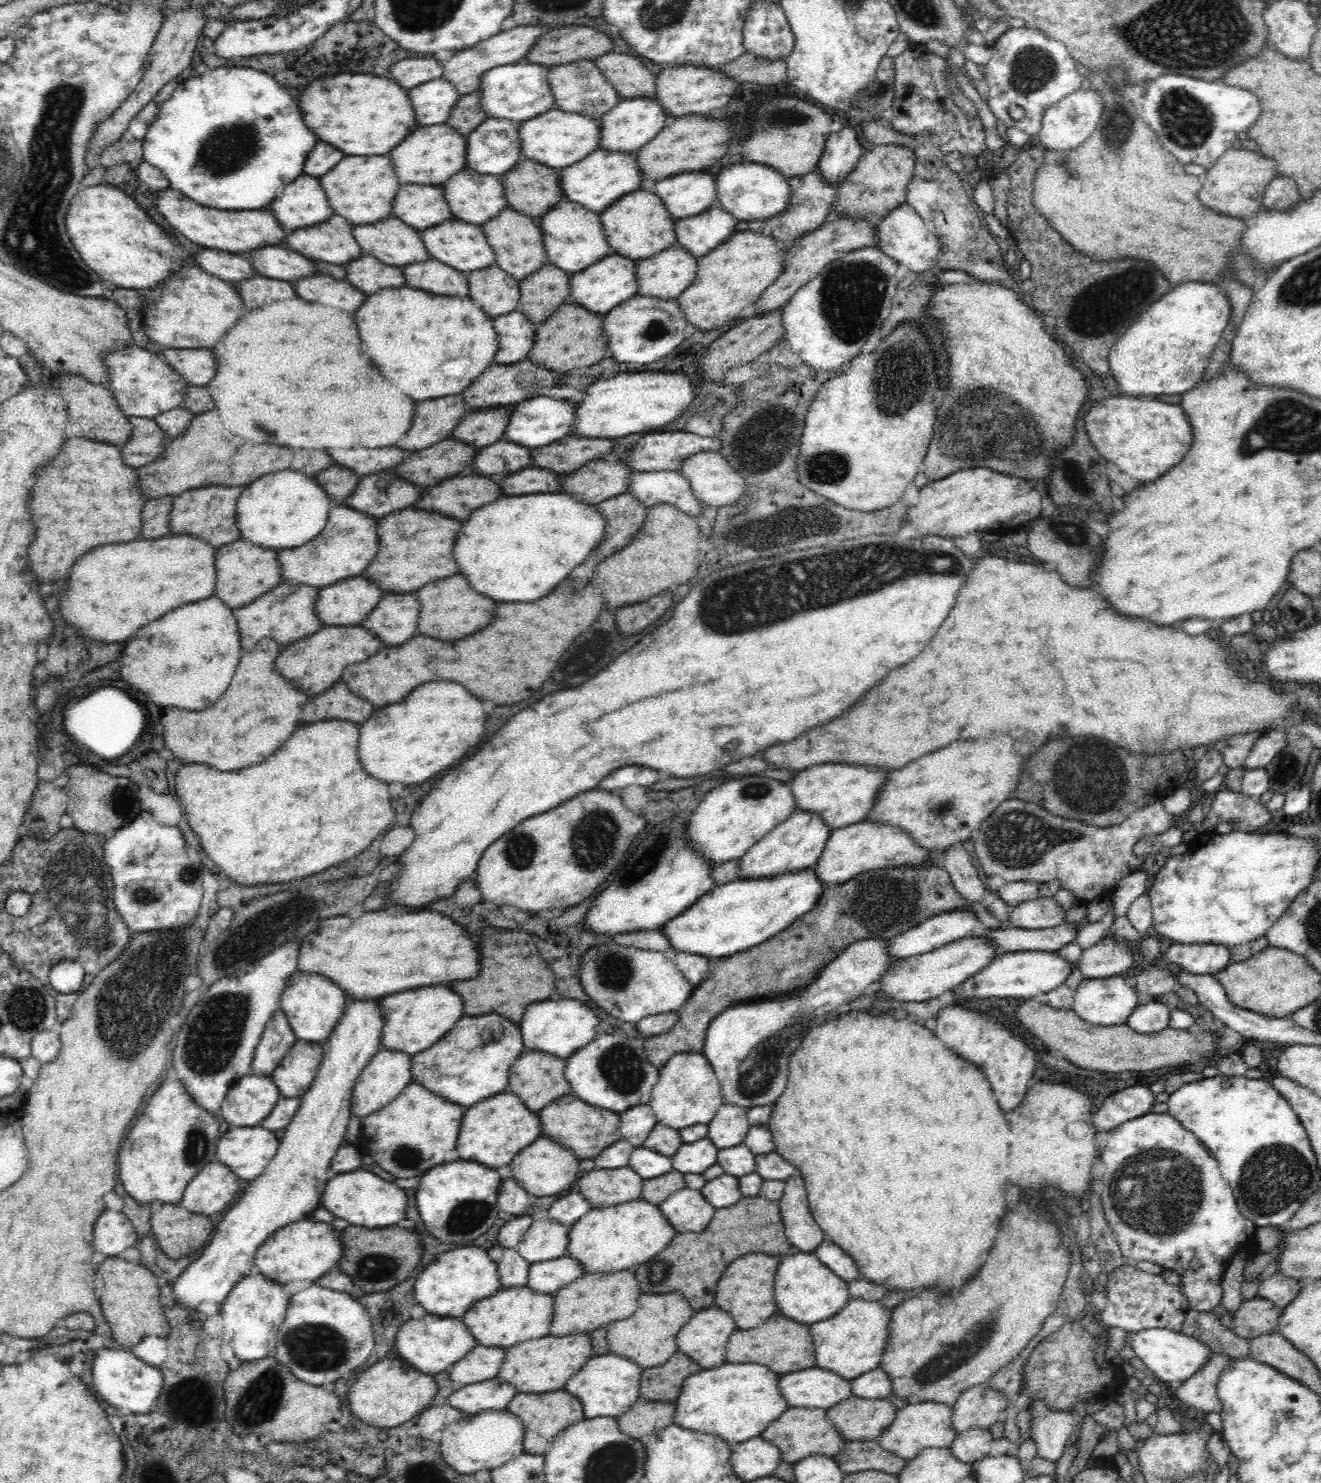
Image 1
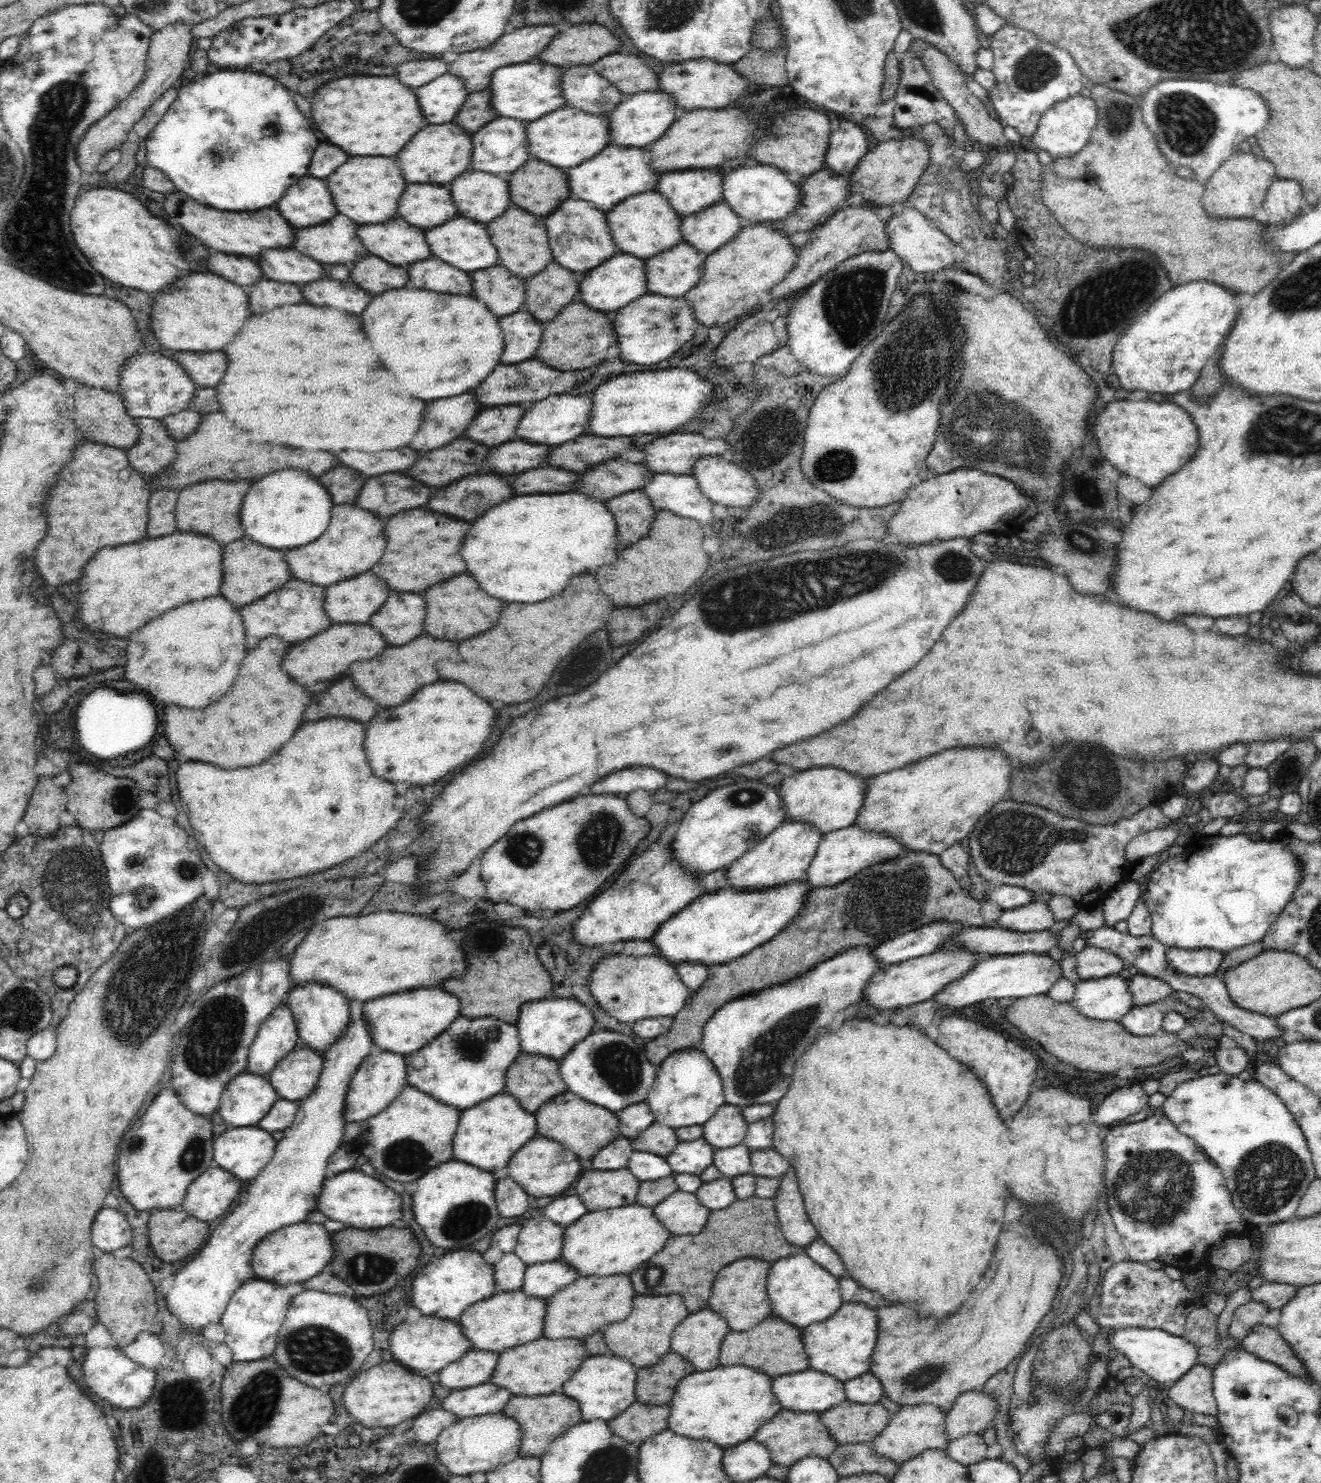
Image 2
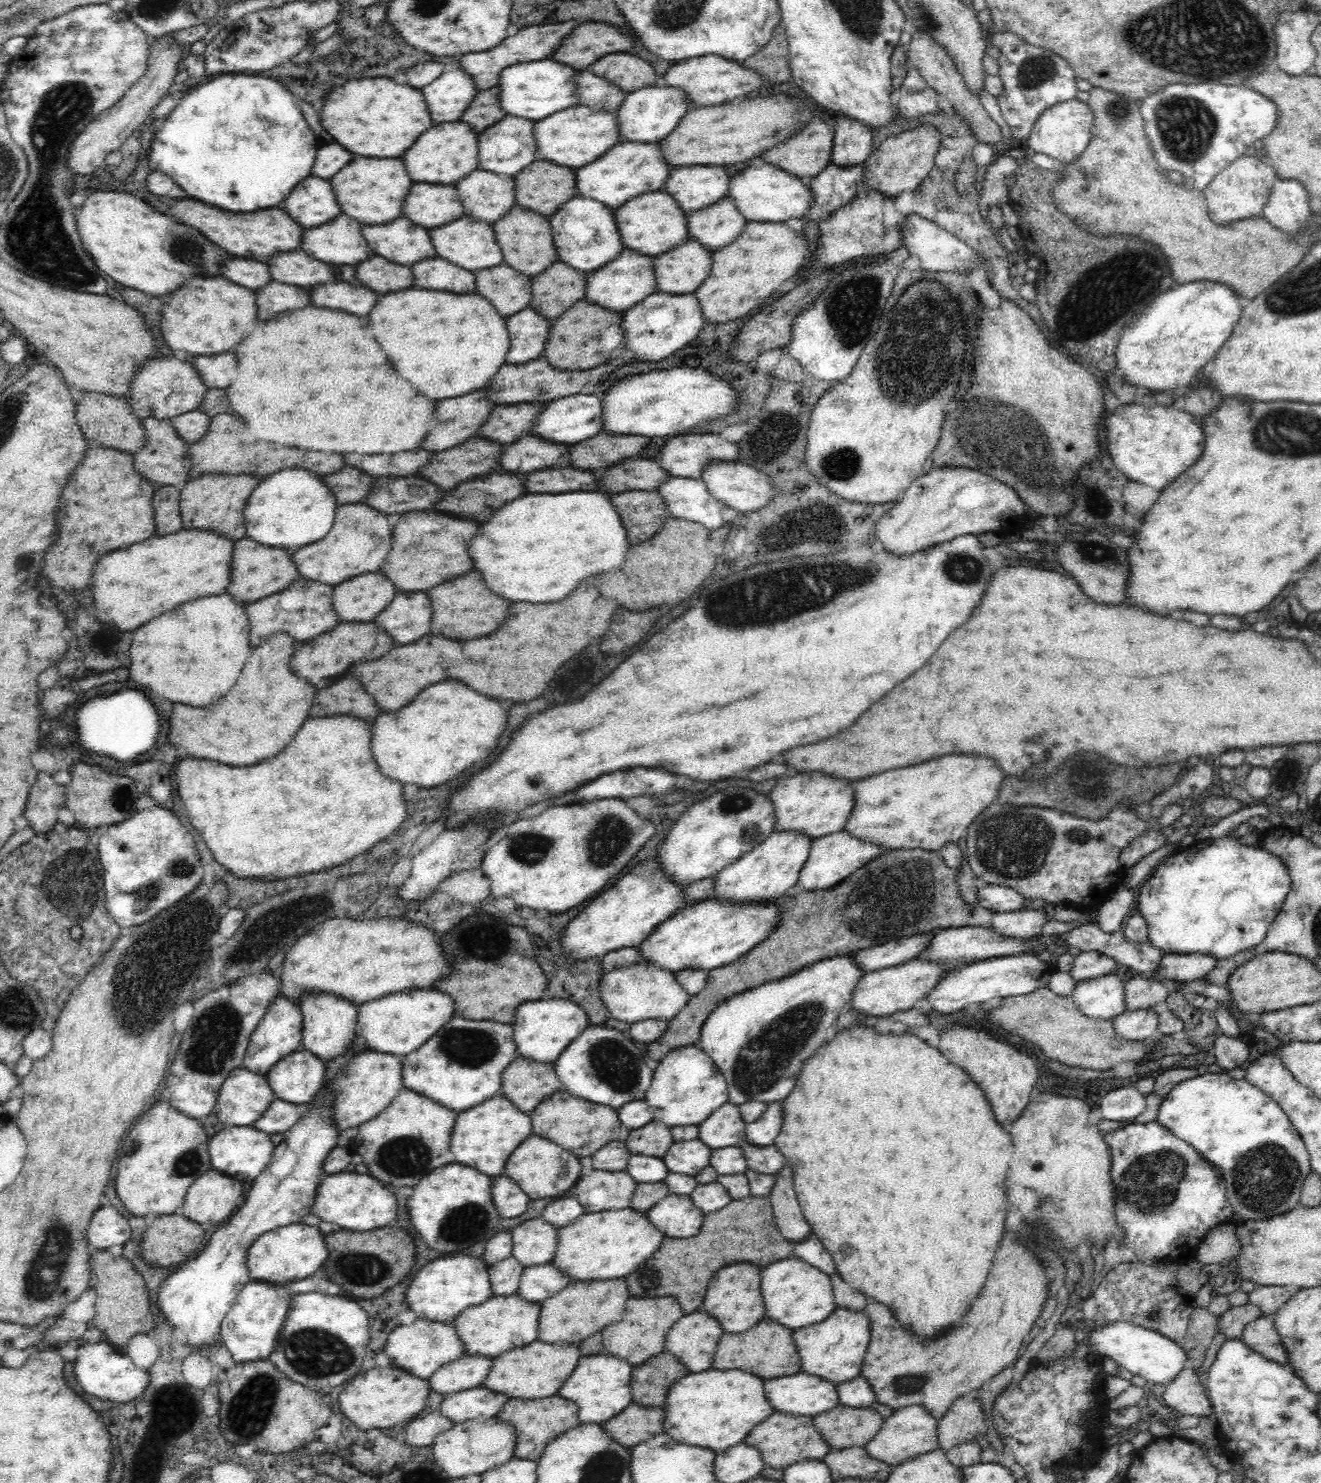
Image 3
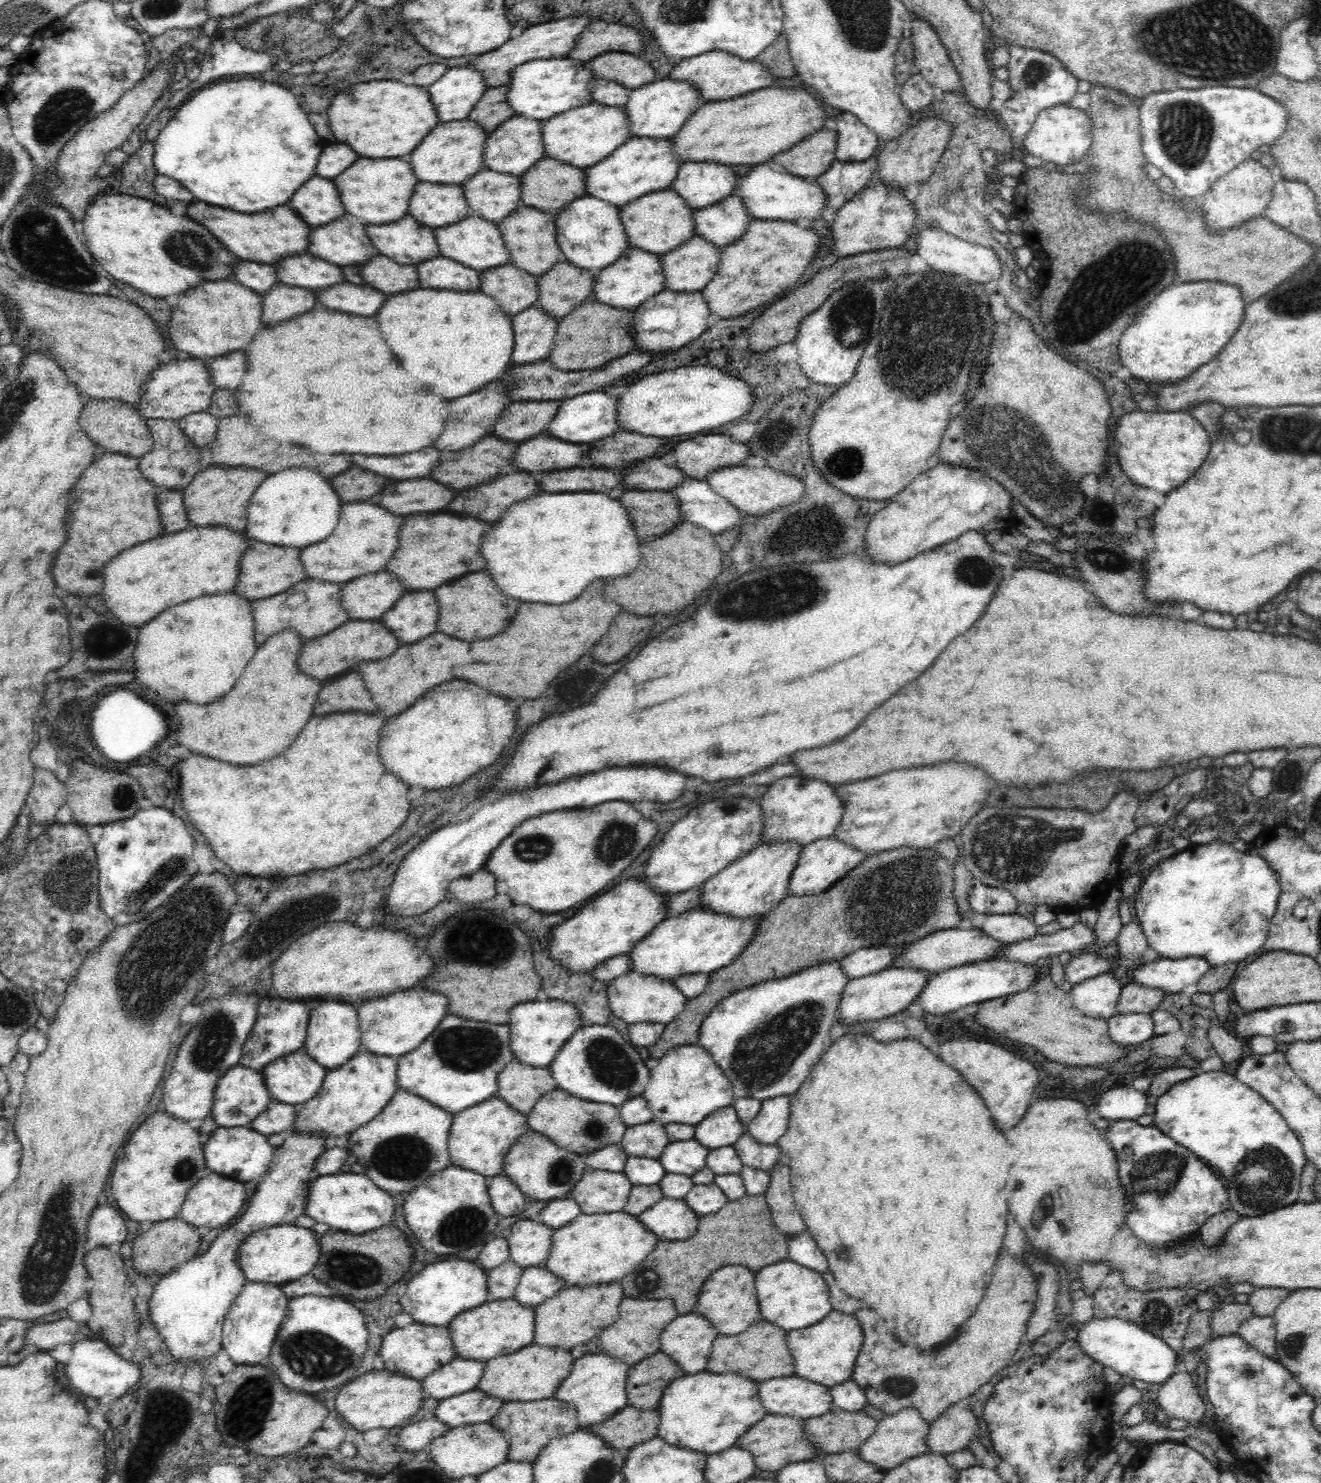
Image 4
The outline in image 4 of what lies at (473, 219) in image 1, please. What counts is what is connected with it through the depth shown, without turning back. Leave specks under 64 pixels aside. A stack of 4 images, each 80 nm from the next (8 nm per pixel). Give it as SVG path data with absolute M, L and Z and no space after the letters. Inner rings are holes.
M486 168L466 181L464 196L476 216L500 222L518 208L520 186L521 177Z

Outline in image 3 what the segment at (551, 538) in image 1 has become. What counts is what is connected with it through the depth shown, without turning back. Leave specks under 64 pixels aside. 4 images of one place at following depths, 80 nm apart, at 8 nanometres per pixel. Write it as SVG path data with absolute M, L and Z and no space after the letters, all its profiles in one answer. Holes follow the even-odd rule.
M566 492L526 494L505 504L478 530L468 552L474 568L484 576L486 586L494 594L512 602L548 604L566 598L588 576L622 568L630 547L624 523L608 496L601 492Z

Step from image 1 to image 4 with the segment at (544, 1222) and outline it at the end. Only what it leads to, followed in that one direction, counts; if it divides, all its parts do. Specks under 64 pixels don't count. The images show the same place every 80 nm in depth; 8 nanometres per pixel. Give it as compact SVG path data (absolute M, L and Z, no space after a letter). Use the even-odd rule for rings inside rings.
M531 1219L514 1222L505 1237L510 1260L522 1268L542 1266L548 1258L552 1232L544 1223Z

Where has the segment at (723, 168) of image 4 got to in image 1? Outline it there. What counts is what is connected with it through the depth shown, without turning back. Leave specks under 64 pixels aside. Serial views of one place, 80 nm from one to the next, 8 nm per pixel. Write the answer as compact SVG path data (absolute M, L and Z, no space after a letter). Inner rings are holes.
M691 171L668 176L656 182L655 193L671 216L683 219L717 205L715 176Z

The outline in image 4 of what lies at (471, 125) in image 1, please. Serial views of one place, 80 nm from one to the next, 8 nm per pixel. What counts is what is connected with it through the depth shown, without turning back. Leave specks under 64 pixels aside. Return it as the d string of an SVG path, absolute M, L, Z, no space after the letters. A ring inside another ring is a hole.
M509 85L490 87L487 91L472 109L469 119L480 123L489 135L516 114L514 109L508 105Z

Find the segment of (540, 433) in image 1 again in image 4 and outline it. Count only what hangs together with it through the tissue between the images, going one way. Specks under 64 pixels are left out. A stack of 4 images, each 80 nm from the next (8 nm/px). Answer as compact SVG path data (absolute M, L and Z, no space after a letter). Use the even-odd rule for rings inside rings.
M605 391L584 393L561 402L555 419L549 424L546 432L566 442L587 444L611 437L623 430L617 419L618 396L612 396Z

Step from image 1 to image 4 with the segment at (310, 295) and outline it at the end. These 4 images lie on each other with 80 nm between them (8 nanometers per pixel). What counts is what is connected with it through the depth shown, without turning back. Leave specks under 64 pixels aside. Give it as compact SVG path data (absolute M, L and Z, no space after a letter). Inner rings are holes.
M350 282L322 290L318 298L320 298L320 304L324 304L326 308L356 314L356 316L374 316L386 300L382 292L374 290L368 284L356 286Z

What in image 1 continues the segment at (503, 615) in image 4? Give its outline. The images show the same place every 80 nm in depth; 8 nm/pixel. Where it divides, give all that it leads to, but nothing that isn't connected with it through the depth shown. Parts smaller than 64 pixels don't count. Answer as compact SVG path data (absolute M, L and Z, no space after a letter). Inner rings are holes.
M460 574L426 584L418 590L418 602L420 602L420 622L418 632L424 636L432 636L436 640L460 640L468 634L474 634L476 630L482 630L492 622L496 612L496 602L492 598L482 598L472 590L468 580Z

